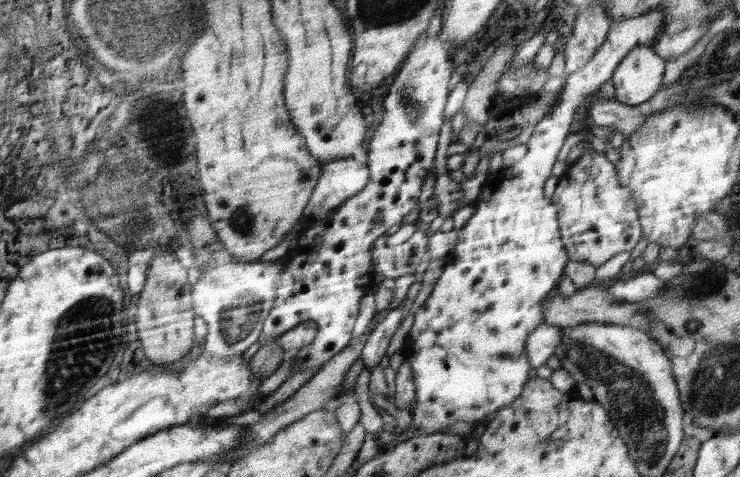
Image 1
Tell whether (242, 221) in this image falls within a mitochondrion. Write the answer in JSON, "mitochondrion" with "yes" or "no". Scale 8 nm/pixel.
{"mitochondrion":"yes"}

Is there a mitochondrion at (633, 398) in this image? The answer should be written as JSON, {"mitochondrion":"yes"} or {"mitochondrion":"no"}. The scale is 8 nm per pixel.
{"mitochondrion":"yes"}

